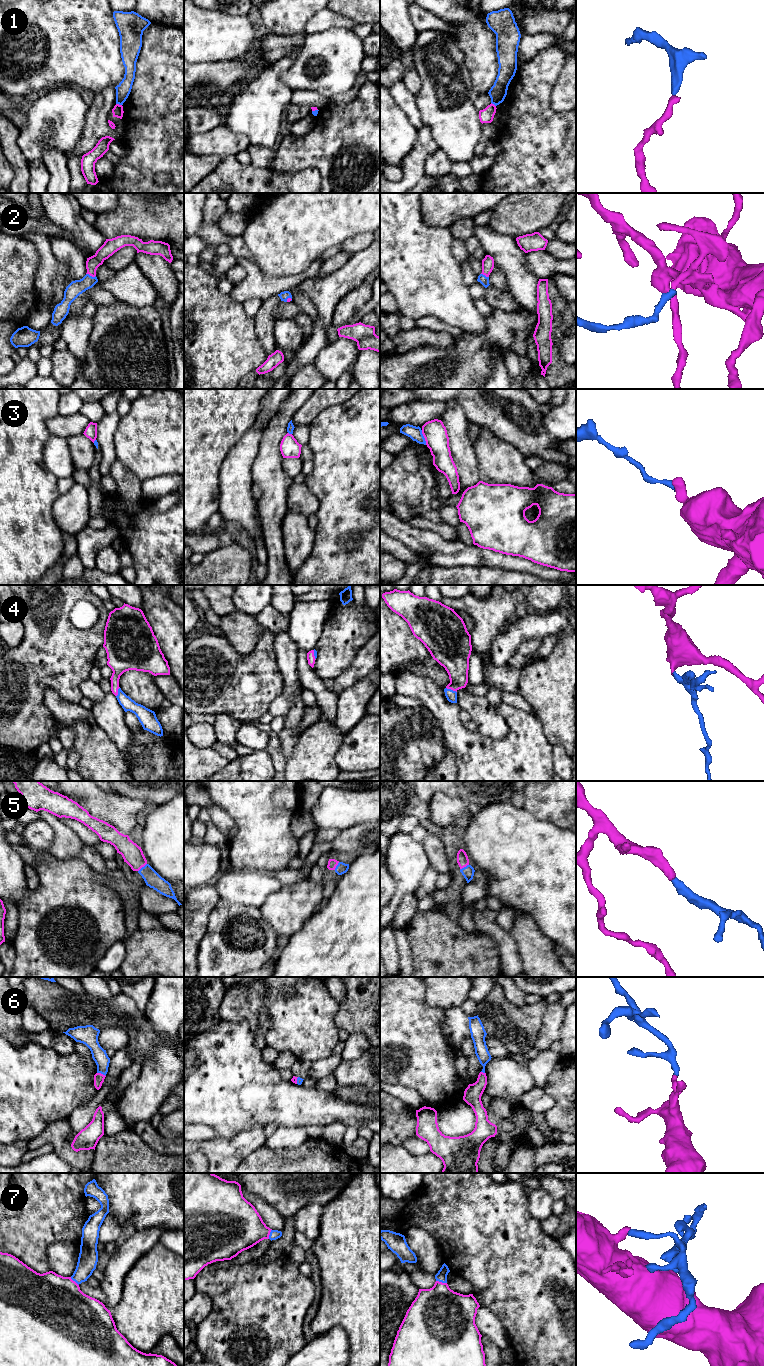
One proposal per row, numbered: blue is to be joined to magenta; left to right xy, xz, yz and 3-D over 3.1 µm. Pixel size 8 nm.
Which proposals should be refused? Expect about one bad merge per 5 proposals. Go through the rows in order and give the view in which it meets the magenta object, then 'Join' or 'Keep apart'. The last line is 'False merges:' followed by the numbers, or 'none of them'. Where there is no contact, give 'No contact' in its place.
1: Touches magenta in xy. Keep apart
2: Touches magenta in xy. Join
3: Touches magenta in yz. Keep apart
4: Touches magenta in yz. Join
5: Touches magenta in xy. Join
6: Touches magenta in xy. Join
7: Touches magenta in yz. Join
False merges: 1, 3

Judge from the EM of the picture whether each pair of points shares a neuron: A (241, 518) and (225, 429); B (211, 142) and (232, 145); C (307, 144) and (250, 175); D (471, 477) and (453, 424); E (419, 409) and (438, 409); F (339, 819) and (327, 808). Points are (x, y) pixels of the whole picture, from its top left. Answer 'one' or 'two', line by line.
A: two
B: one
C: two
D: one
E: one
F: one

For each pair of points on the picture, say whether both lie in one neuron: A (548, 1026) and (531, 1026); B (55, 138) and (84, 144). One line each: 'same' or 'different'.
A: different
B: different

